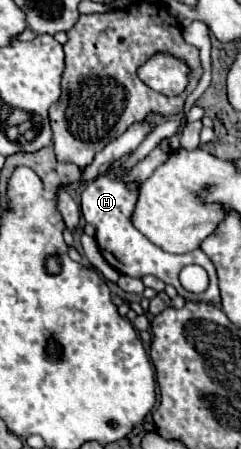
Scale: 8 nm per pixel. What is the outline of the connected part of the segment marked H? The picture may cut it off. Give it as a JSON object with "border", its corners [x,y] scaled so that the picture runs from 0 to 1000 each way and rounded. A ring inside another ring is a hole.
{"border":[[[647,325],[598,356],[564,361],[515,392],[498,392],[515,383],[515,370],[465,370],[440,388],[415,388],[407,396],[390,396],[373,410],[357,410],[349,428],[340,428],[340,477],[357,486],[357,494],[373,494],[398,512],[398,539],[415,552],[415,566],[440,575],[440,584],[481,597],[490,606],[548,615],[548,619],[598,619],[614,610],[664,619],[689,633],[714,633],[739,655],[772,668],[805,668],[805,673],[880,673],[880,677],[913,677],[913,646],[905,646],[905,619],[896,619],[896,597],[880,588],[880,579],[838,561],[838,557],[805,557],[780,566],[705,566],[680,561],[672,552],[656,552],[647,543],[631,543],[598,521],[581,521],[556,499],[548,499],[548,477],[556,477],[556,459],[573,445],[573,428],[598,401],[614,401],[631,392],[631,383],[680,365],[697,356],[697,343]],[[531,410],[564,410],[556,423],[531,419]],[[780,588],[822,588],[838,592],[863,615],[871,615],[871,637],[863,646],[846,646],[838,655],[797,655],[780,646],[755,641],[755,633],[739,628],[739,610],[763,592]]]}

